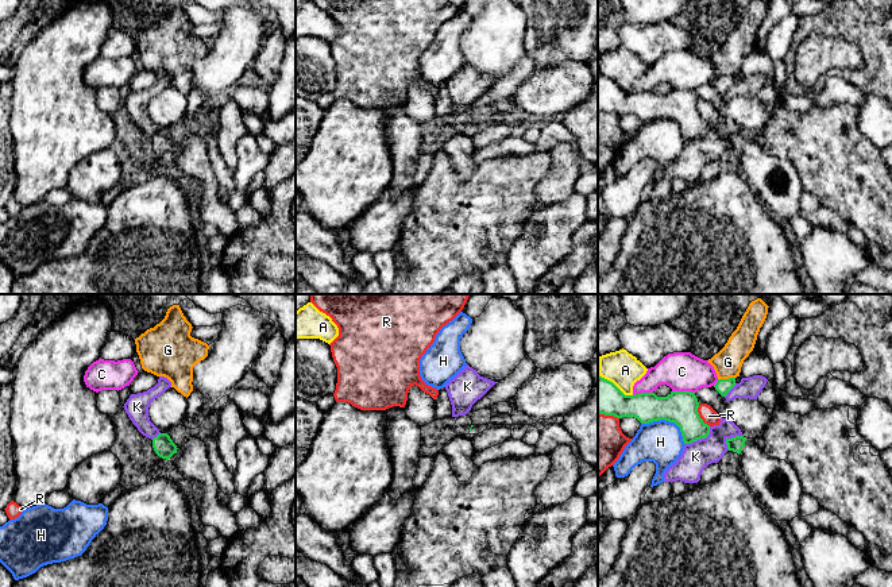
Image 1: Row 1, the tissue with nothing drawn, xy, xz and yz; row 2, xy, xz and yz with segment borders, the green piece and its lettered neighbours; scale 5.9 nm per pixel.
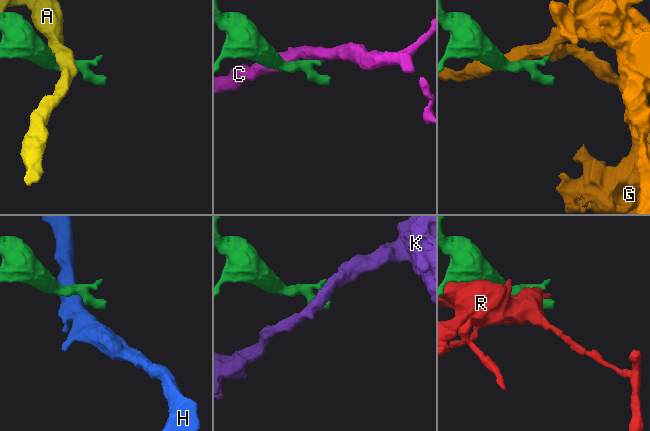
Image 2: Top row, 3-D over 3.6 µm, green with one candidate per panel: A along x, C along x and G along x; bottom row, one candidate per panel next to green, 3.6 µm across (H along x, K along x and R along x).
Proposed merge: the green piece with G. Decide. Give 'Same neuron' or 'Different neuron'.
Different neuron

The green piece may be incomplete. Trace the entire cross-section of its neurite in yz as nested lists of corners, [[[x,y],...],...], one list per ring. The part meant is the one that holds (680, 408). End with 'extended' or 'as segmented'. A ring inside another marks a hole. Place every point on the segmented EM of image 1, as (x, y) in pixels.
[[[598,376],[599,414],[634,417],[641,424],[660,420],[675,422],[680,428],[684,444],[710,435],[710,425],[699,417],[698,408],[698,398],[691,391],[671,391],[667,397],[657,397],[654,393],[625,395],[613,382]]] | as segmented

